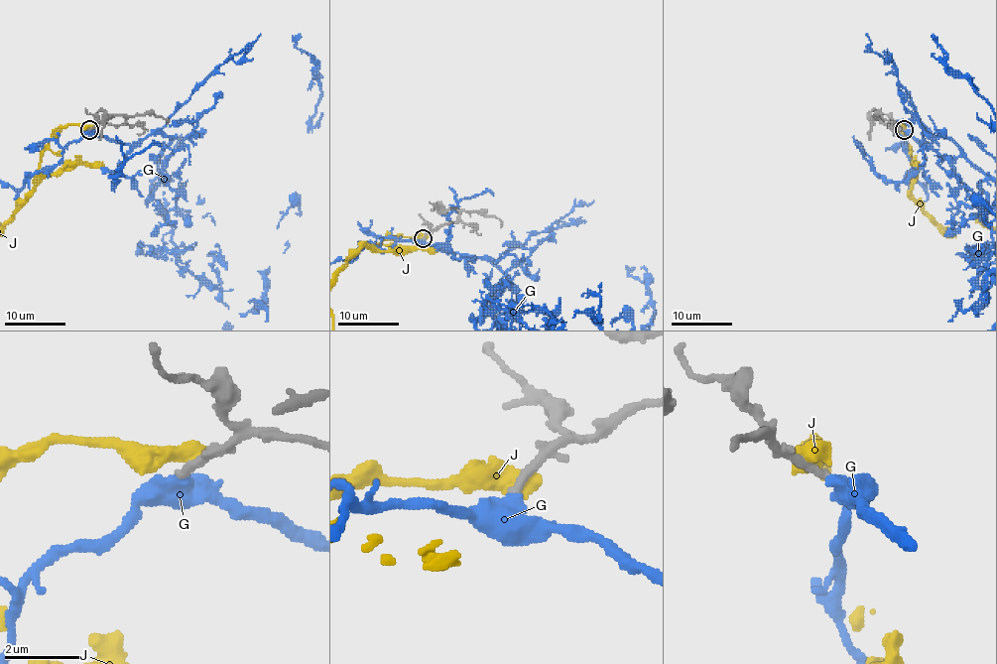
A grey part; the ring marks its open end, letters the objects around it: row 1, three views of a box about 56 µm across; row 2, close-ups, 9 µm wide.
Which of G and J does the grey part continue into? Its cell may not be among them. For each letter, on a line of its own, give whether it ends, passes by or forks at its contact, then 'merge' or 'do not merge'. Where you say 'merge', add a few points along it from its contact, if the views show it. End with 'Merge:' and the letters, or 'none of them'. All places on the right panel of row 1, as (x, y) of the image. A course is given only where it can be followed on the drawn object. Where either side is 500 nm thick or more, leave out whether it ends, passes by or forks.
G: merge
J: do not merge
Merge: G

